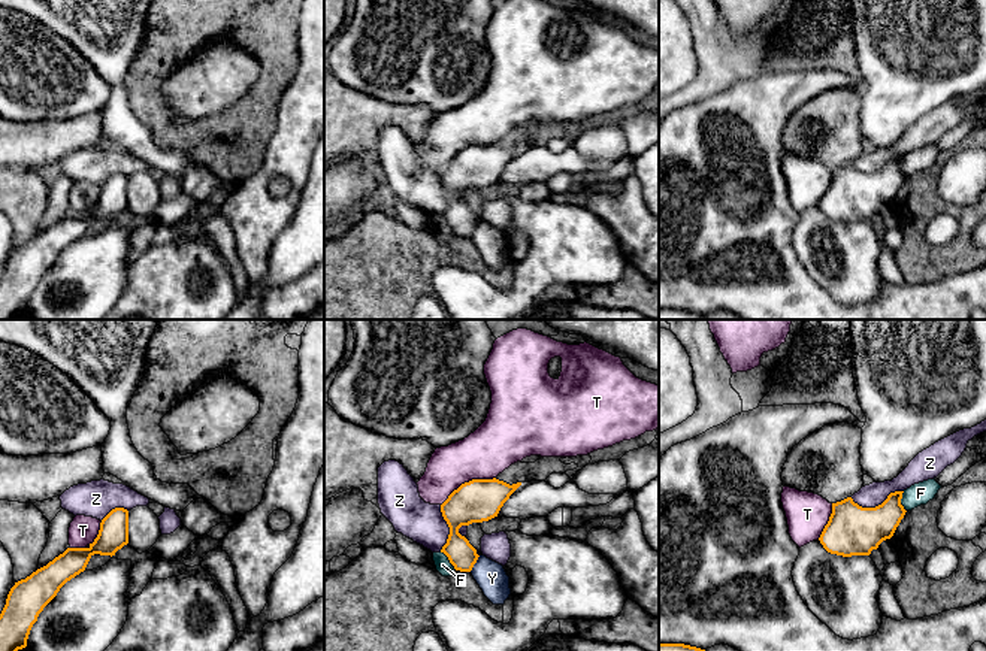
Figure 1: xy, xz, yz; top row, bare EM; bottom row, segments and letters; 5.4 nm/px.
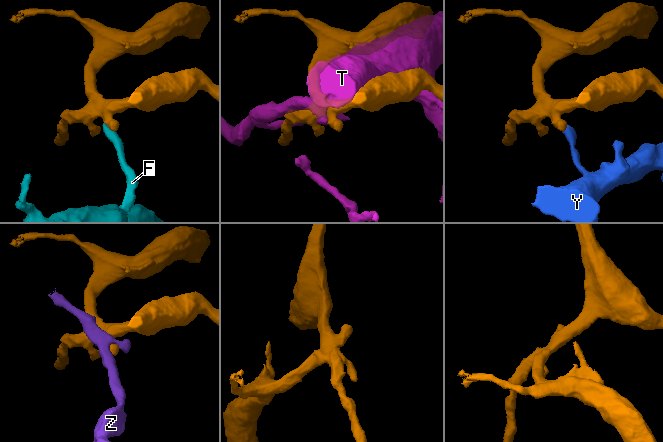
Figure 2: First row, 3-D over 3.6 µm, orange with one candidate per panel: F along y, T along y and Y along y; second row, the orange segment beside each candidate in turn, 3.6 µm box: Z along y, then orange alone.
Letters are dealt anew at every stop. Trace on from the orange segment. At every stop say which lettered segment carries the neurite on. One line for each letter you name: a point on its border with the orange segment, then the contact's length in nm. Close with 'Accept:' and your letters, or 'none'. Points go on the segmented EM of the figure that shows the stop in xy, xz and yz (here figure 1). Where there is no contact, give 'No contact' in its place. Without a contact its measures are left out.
Accept: none

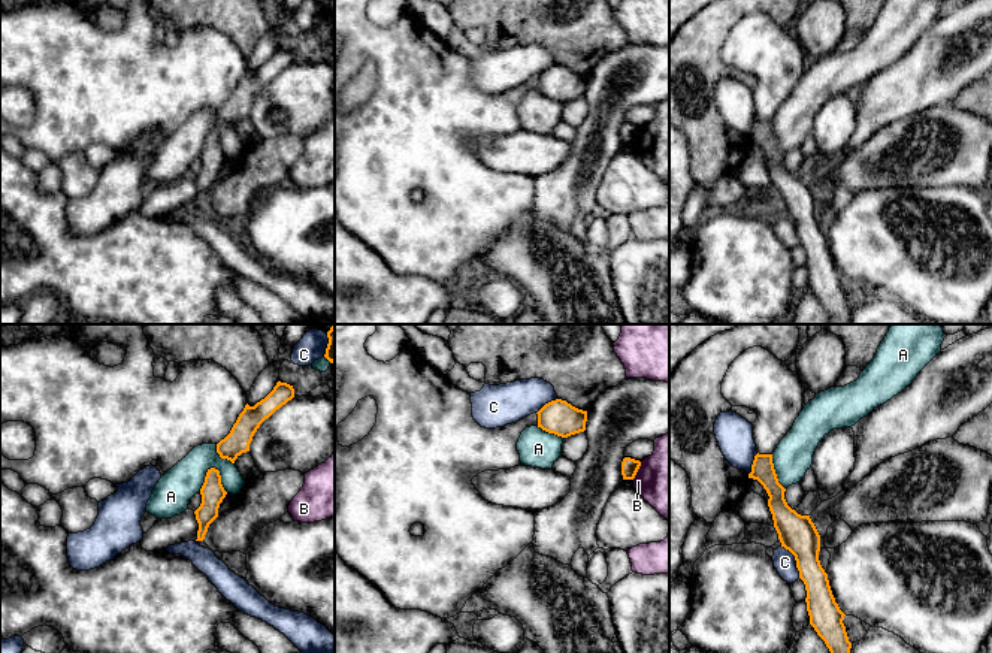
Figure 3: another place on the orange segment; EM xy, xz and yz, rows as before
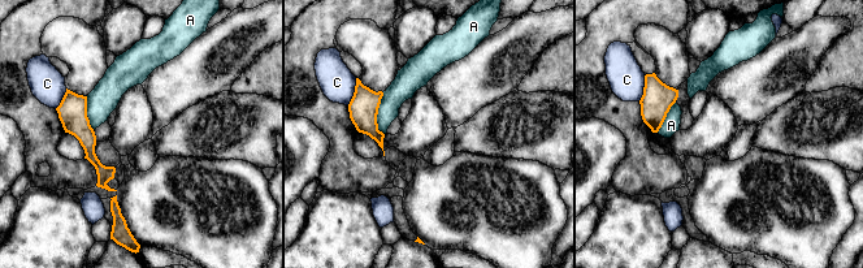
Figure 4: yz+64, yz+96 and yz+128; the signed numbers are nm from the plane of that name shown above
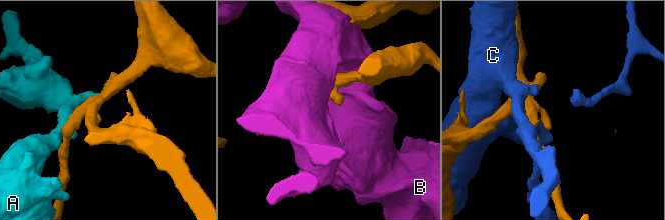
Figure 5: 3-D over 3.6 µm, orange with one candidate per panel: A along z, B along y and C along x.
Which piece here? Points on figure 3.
Accept: none

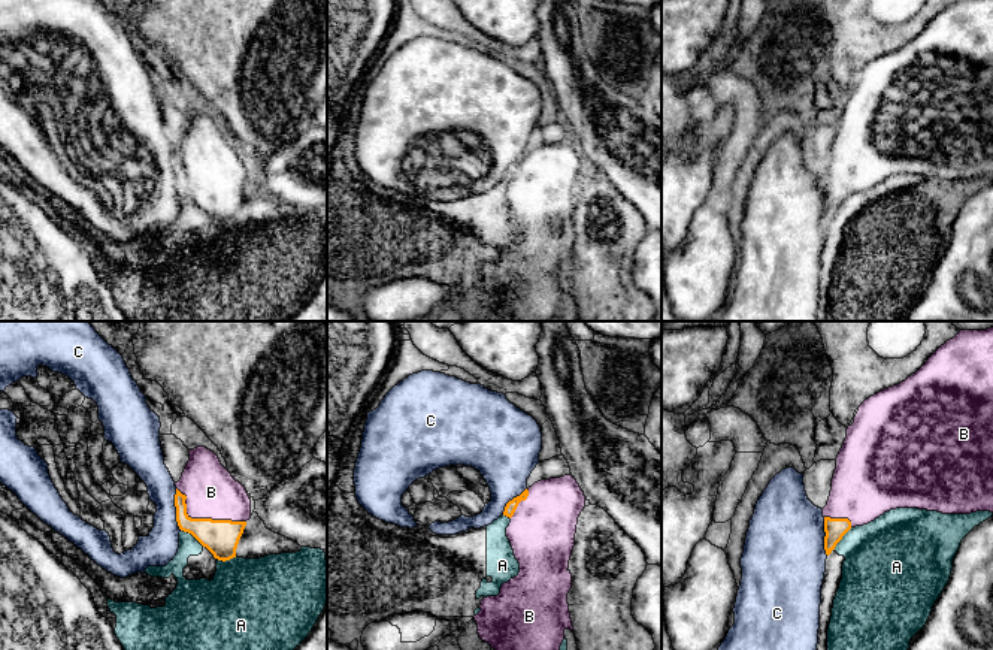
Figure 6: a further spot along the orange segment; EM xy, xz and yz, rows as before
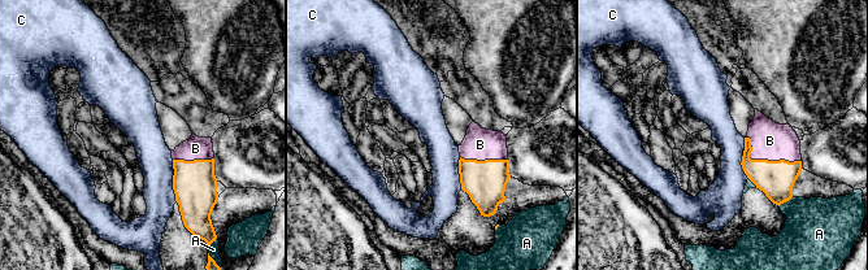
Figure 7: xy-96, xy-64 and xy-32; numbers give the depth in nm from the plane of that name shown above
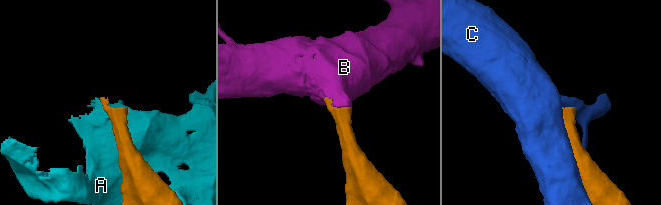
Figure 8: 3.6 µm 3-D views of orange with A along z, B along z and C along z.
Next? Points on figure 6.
B: Touches orange at xy (203, 519). Shared border 420 nm
Accept: B

